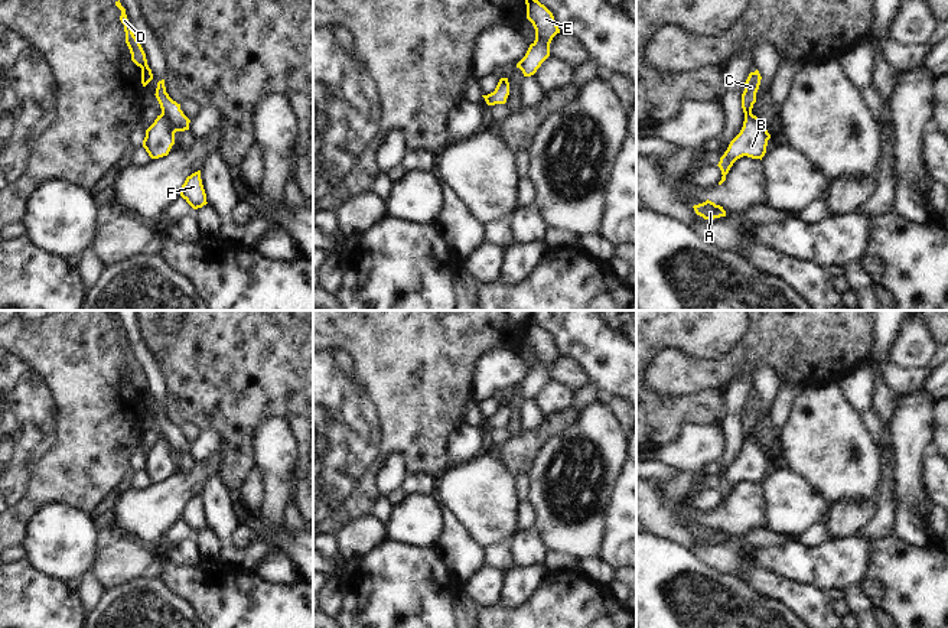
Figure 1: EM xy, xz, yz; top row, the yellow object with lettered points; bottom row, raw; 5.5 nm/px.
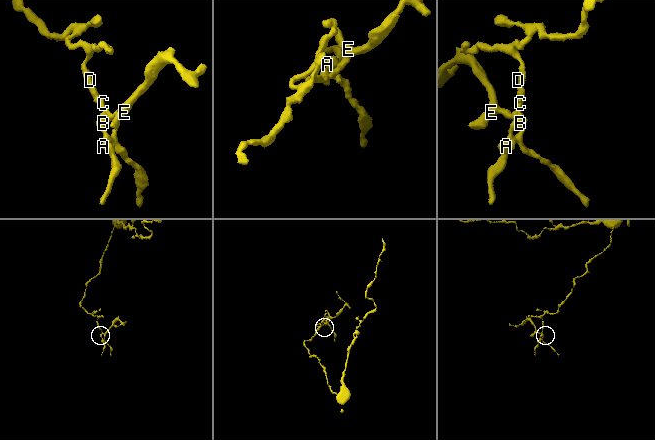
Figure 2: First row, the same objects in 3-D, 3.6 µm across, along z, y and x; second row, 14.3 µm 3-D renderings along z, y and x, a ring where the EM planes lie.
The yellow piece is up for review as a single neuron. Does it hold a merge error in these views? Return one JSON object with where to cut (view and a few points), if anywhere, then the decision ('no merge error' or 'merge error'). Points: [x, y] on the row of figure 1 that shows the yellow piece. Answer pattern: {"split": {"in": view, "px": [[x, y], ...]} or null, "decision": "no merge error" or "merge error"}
{"split": {"in": "xy", "px": [[162, 113], [173, 133]]}, "decision": "merge error"}

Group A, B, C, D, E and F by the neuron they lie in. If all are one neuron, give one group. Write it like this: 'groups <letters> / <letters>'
groups A B F / C D E

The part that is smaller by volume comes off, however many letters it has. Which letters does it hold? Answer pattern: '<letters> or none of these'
A, B, F

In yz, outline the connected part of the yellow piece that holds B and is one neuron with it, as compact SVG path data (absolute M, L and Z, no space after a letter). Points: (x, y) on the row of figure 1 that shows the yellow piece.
M756 115L745 117L740 133L730 141L727 150L720 157L717 165L723 175L719 185L726 180L726 175L737 159L747 156L762 160L766 153L769 139L771 134L762 126L762 120L759 120Z

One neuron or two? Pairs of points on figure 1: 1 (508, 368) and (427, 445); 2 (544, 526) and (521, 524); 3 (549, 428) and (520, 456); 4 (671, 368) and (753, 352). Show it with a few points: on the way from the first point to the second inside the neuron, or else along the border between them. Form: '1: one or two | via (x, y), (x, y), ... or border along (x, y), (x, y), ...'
1: two | border along (472, 364), (471, 399)
2: two | border along (530, 507), (534, 516), (533, 527)
3: one | via (541, 435), (527, 449)
4: one | via (691, 371), (723, 371), (733, 364)

